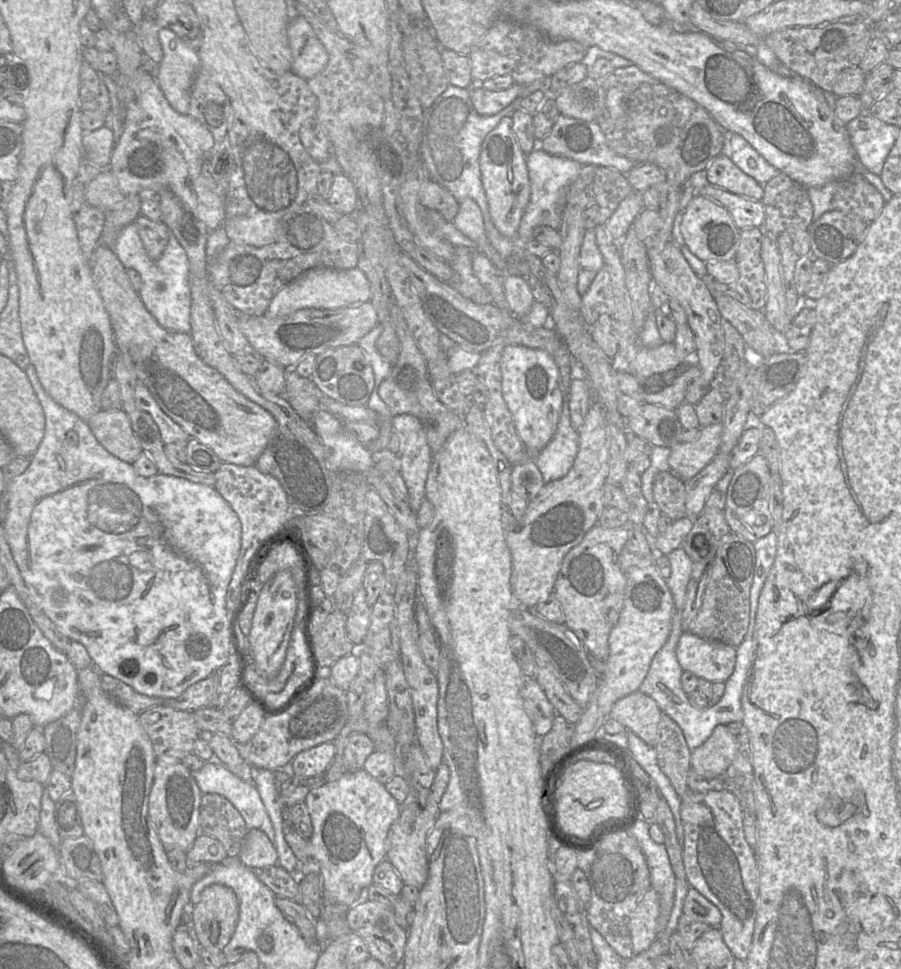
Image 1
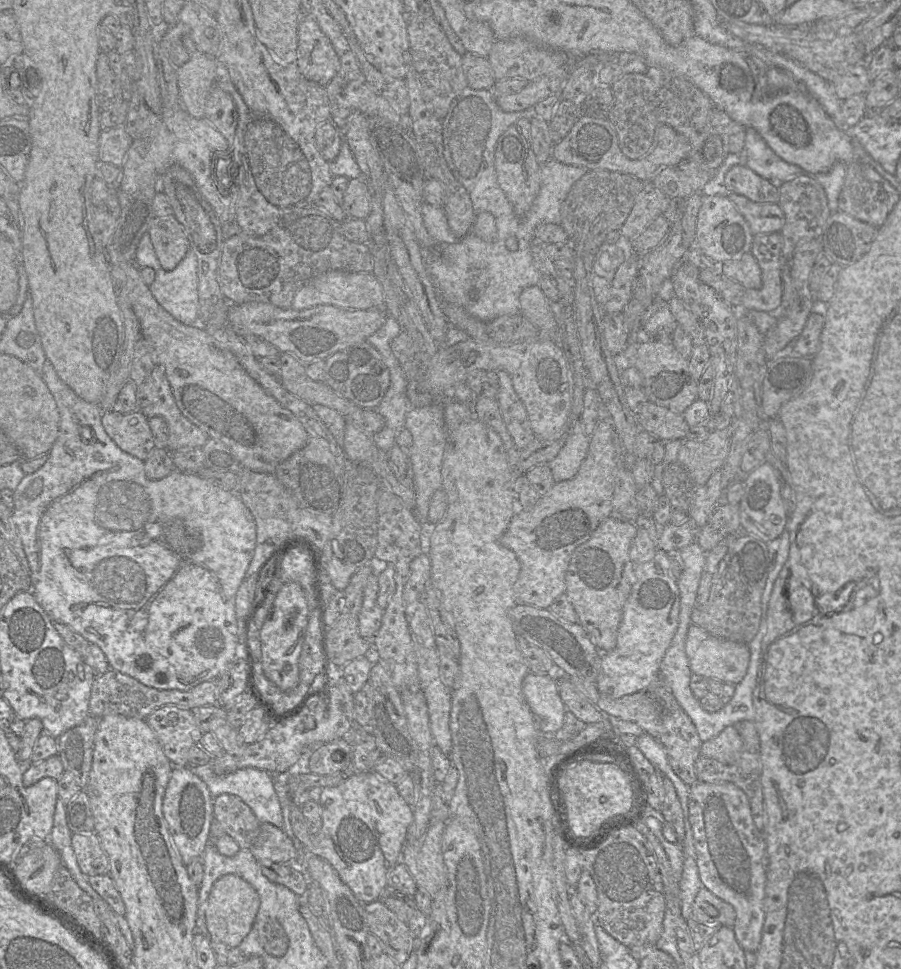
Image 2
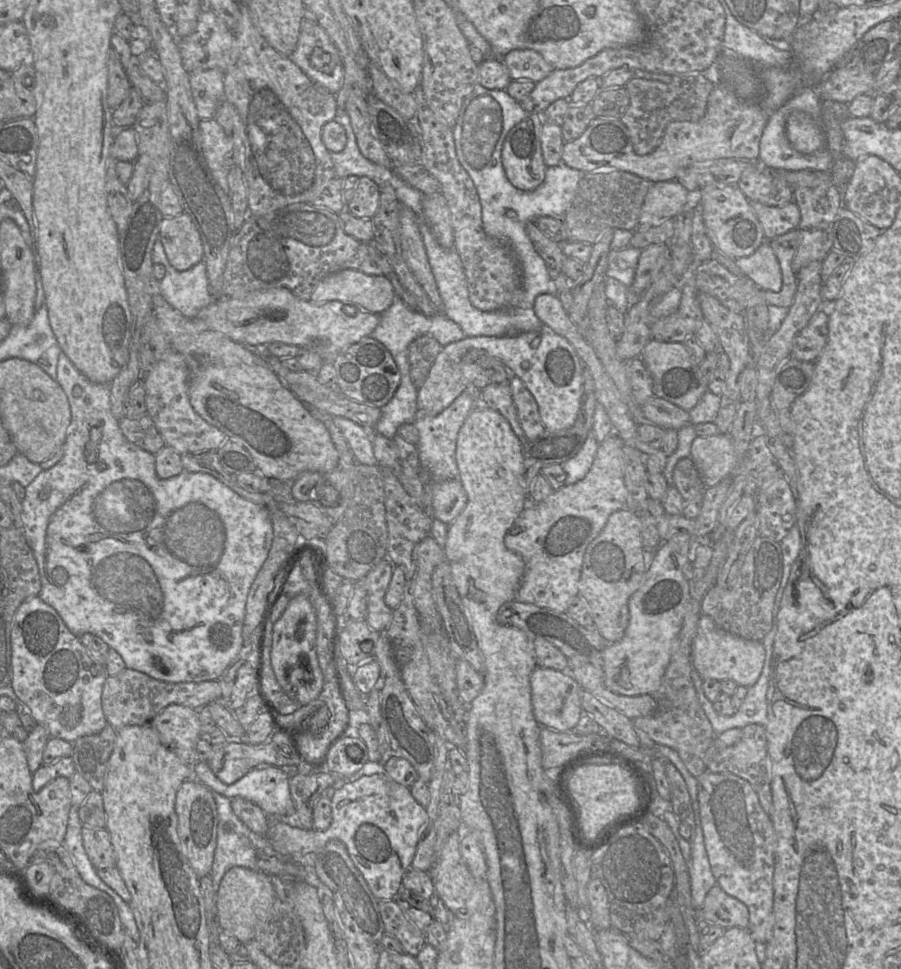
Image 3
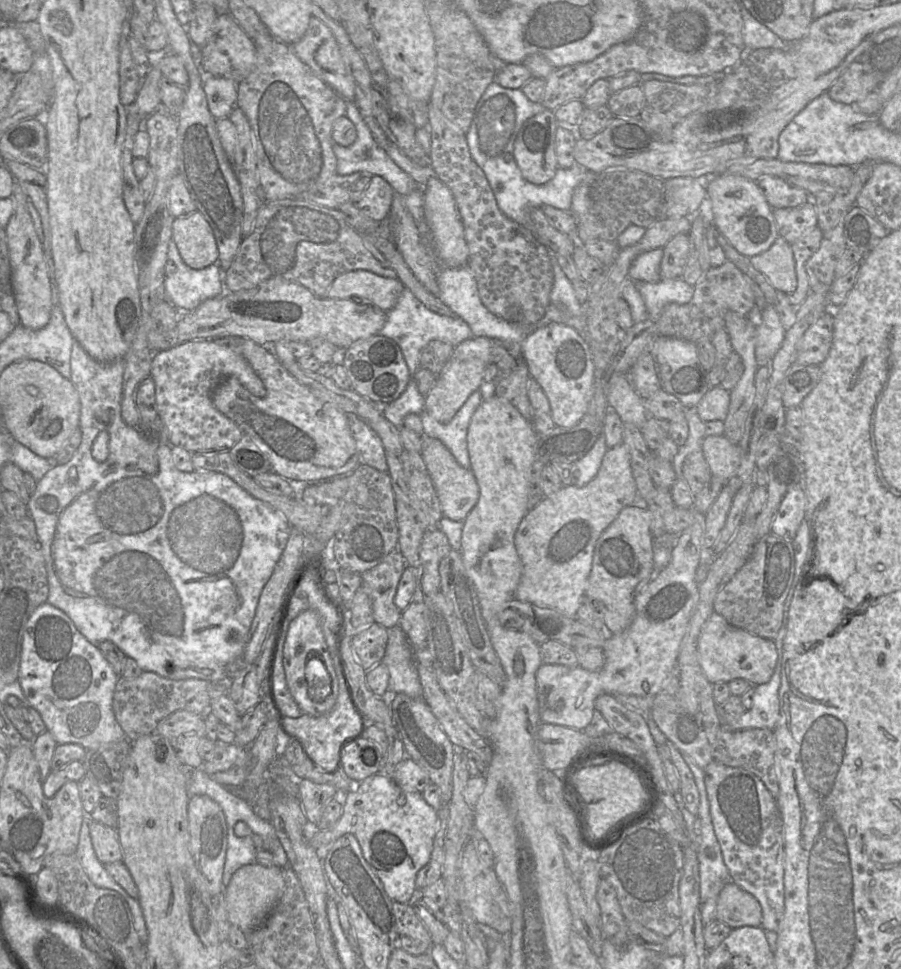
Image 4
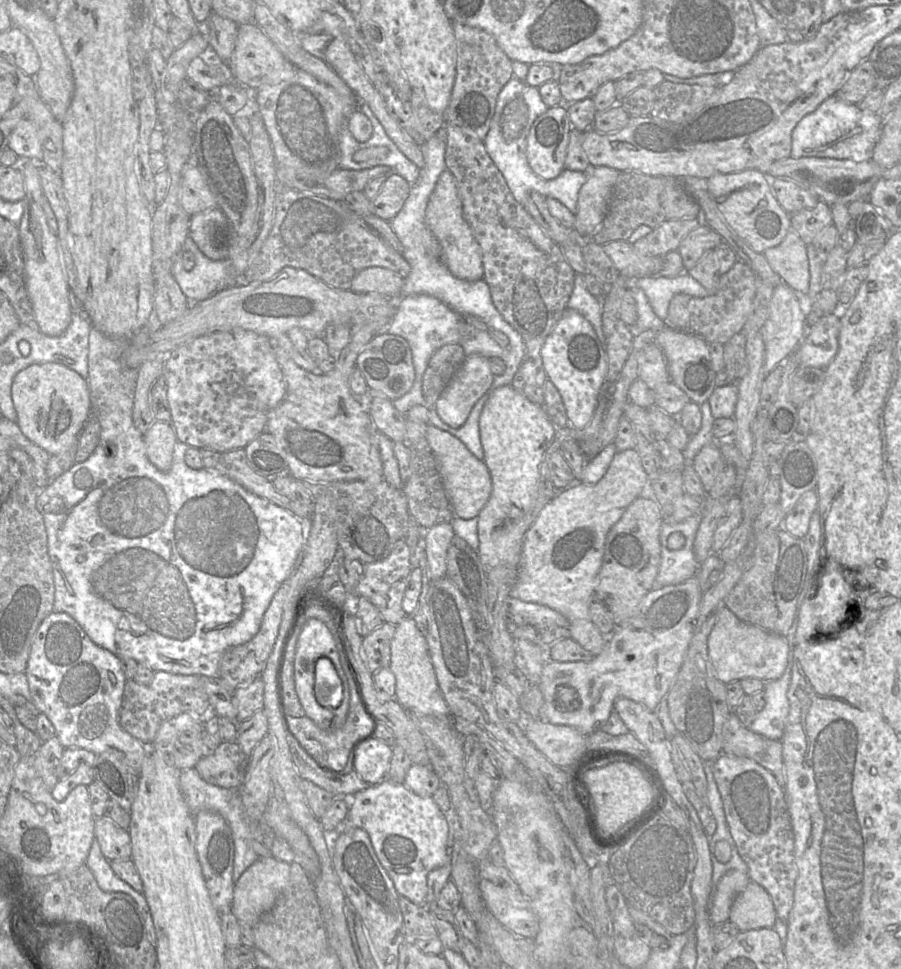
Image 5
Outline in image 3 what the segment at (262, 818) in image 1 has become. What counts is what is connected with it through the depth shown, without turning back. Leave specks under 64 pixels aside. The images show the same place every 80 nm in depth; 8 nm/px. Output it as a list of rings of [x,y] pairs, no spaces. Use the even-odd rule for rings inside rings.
[[[197,762],[191,766],[191,772],[193,777],[207,786],[211,792],[221,794],[227,798],[241,797],[259,806],[270,820],[281,820],[291,826],[298,826],[289,790],[289,775],[285,772],[285,769],[273,766],[257,767],[250,770],[233,784],[221,782],[214,775],[208,763]]]

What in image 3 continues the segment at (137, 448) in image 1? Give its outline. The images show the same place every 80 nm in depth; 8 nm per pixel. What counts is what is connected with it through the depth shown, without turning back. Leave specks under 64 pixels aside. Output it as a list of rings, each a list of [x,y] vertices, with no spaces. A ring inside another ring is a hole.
[[[148,414],[138,418],[125,416],[118,421],[125,438],[136,446],[152,454],[156,454],[166,446],[153,419]]]

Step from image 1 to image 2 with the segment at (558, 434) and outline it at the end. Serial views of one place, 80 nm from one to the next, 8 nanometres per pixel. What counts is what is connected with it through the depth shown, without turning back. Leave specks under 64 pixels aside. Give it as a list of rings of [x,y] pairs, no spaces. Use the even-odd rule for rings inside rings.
[[[568,432],[558,455],[546,465],[552,472],[556,482],[572,479],[579,471],[580,465],[587,455],[590,437],[585,432]]]

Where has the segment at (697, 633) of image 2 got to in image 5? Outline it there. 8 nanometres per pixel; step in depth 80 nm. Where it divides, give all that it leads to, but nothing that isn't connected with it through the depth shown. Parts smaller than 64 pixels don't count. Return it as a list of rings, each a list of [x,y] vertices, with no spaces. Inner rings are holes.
[[[723,607],[708,637],[708,655],[719,681],[730,684],[745,679],[771,682],[786,672],[789,667],[791,646],[780,634],[765,631],[738,619],[733,612]]]

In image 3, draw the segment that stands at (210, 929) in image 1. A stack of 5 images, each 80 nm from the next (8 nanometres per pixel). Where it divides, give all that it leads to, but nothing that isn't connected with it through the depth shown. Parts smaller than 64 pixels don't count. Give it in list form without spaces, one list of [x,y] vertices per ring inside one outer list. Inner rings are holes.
[[[232,867],[221,879],[216,894],[217,915],[222,931],[236,937],[242,944],[253,939],[270,916],[276,897],[269,875],[260,870]]]

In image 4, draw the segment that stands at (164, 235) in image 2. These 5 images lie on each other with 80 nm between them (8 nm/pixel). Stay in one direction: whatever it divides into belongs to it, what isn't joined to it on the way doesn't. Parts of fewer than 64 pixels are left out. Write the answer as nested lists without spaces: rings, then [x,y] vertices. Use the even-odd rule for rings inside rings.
[[[197,211],[174,219],[172,224],[172,243],[177,247],[185,265],[192,269],[200,269],[216,263],[218,253],[211,228],[205,218]]]

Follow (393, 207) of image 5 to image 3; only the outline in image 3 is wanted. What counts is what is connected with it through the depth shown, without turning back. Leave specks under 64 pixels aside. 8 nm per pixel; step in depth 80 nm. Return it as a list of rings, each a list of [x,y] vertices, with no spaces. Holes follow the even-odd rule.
[[[360,177],[346,209],[357,217],[371,219],[377,212],[379,200],[379,185],[370,178]]]

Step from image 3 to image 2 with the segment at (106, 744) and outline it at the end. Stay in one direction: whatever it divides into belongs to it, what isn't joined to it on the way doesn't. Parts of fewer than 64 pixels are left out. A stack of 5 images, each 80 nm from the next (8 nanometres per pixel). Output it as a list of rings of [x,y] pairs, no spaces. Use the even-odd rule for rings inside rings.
[[[89,715],[81,724],[65,731],[56,741],[57,753],[65,772],[86,778],[93,760],[94,737],[99,720]]]

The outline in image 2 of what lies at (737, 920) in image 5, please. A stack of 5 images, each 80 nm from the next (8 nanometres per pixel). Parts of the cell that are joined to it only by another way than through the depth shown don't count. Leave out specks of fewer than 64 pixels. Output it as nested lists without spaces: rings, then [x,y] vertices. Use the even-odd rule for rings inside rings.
[[[702,887],[693,902],[690,919],[713,926],[733,927],[736,912],[731,904]]]

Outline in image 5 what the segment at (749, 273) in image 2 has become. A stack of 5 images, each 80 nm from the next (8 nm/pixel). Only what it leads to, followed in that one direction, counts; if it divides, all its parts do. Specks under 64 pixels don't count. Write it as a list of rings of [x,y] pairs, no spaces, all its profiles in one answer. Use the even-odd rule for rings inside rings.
[[[790,230],[780,244],[763,252],[781,283],[805,294],[811,277],[807,246],[796,232]]]

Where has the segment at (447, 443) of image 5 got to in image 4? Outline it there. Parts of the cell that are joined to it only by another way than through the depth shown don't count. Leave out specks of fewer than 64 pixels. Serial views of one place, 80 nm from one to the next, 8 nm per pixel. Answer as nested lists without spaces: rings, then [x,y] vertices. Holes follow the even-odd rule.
[[[424,436],[421,454],[435,487],[443,517],[463,522],[479,499],[479,486],[472,471],[461,466],[437,438]]]

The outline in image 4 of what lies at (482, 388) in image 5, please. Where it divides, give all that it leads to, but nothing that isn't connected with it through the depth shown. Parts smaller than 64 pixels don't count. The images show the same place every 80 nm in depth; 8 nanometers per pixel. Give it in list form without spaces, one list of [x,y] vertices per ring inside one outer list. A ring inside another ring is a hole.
[[[473,337],[456,345],[436,383],[424,397],[425,411],[440,422],[449,422],[468,397],[483,384],[484,369],[490,362],[493,345],[491,339],[484,337]]]

